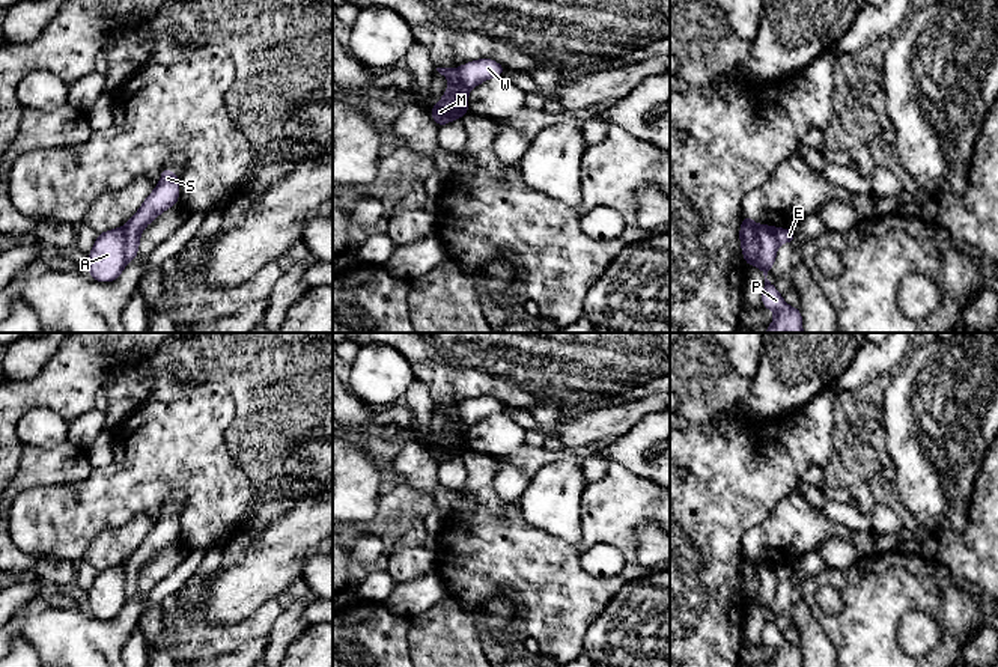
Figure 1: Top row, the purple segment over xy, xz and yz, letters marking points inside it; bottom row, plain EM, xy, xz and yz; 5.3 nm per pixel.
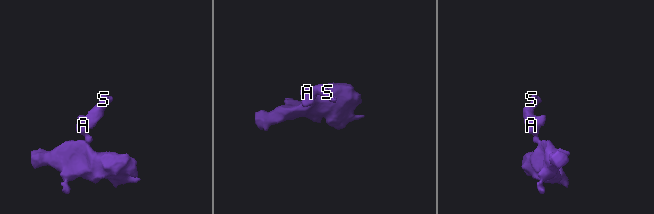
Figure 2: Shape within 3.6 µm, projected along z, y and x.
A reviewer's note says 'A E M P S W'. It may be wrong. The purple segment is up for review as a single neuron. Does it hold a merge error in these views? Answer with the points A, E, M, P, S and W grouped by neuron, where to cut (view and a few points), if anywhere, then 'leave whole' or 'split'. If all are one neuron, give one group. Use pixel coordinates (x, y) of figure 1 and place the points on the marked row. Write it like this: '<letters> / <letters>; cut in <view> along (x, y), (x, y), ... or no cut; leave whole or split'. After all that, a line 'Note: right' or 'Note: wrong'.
A E M P / S W; cut in yz along (759, 226), (754, 261), (751, 264); split
Note: wrong

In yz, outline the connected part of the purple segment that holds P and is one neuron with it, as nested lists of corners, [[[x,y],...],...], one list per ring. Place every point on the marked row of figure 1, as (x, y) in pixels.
[[[769,224],[759,226],[753,265],[760,268],[765,276],[762,304],[765,309],[775,312],[775,318],[771,325],[766,327],[765,333],[804,333],[802,315],[798,306],[787,306],[774,283],[766,279],[768,273],[774,266],[777,248],[783,242],[796,242],[793,229],[772,227]]]

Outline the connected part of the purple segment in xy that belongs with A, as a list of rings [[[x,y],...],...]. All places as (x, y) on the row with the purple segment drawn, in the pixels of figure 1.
[[[116,227],[98,233],[90,250],[87,274],[96,282],[108,283],[120,277],[128,263],[125,254],[125,229]]]

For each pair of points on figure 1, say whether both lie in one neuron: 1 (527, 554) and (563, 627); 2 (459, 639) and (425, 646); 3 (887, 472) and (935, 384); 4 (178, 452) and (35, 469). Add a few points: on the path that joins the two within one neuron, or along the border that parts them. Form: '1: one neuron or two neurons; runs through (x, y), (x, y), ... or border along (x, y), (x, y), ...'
1: one neuron; runs through (545, 572), (563, 593), (563, 609)
2: one neuron; runs through (450, 639), (434, 646)
3: two neurons; border along (888, 456), (893, 464), (893, 482)
4: two neurons; border along (94, 469), (86, 478), (60, 484)

